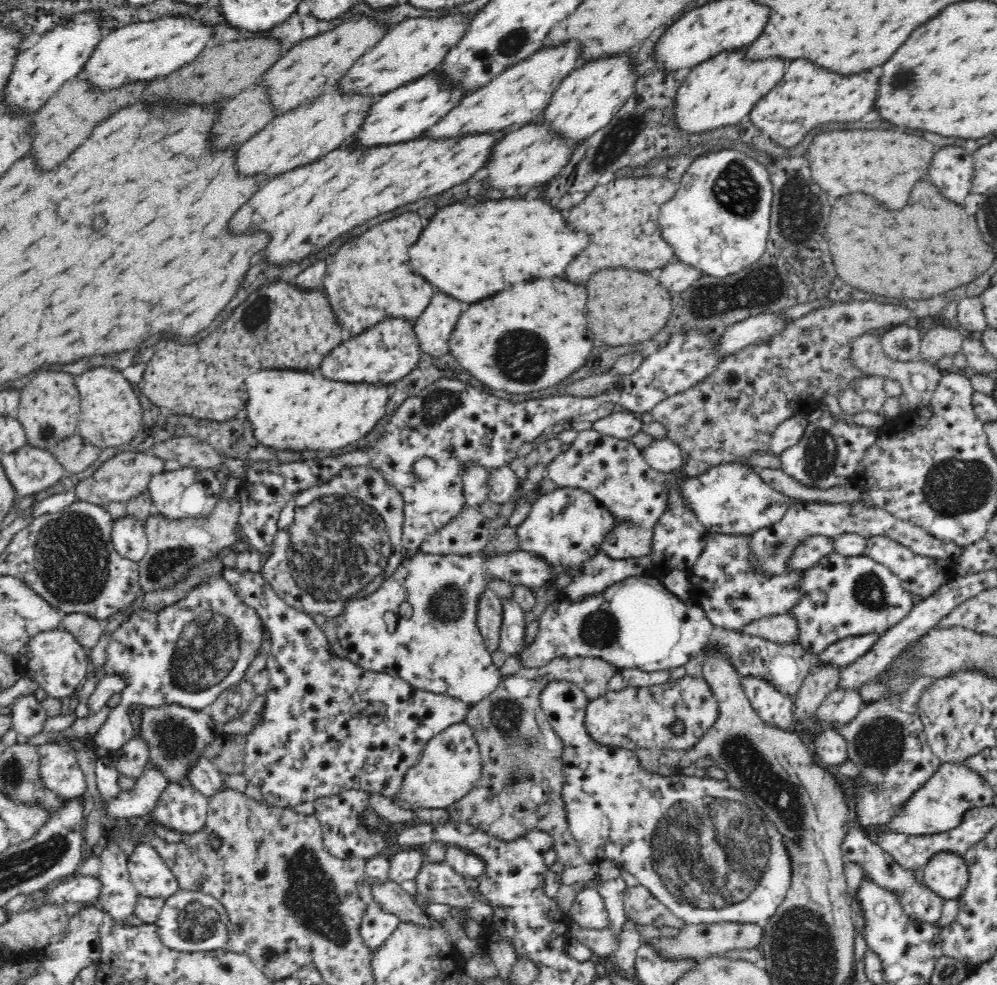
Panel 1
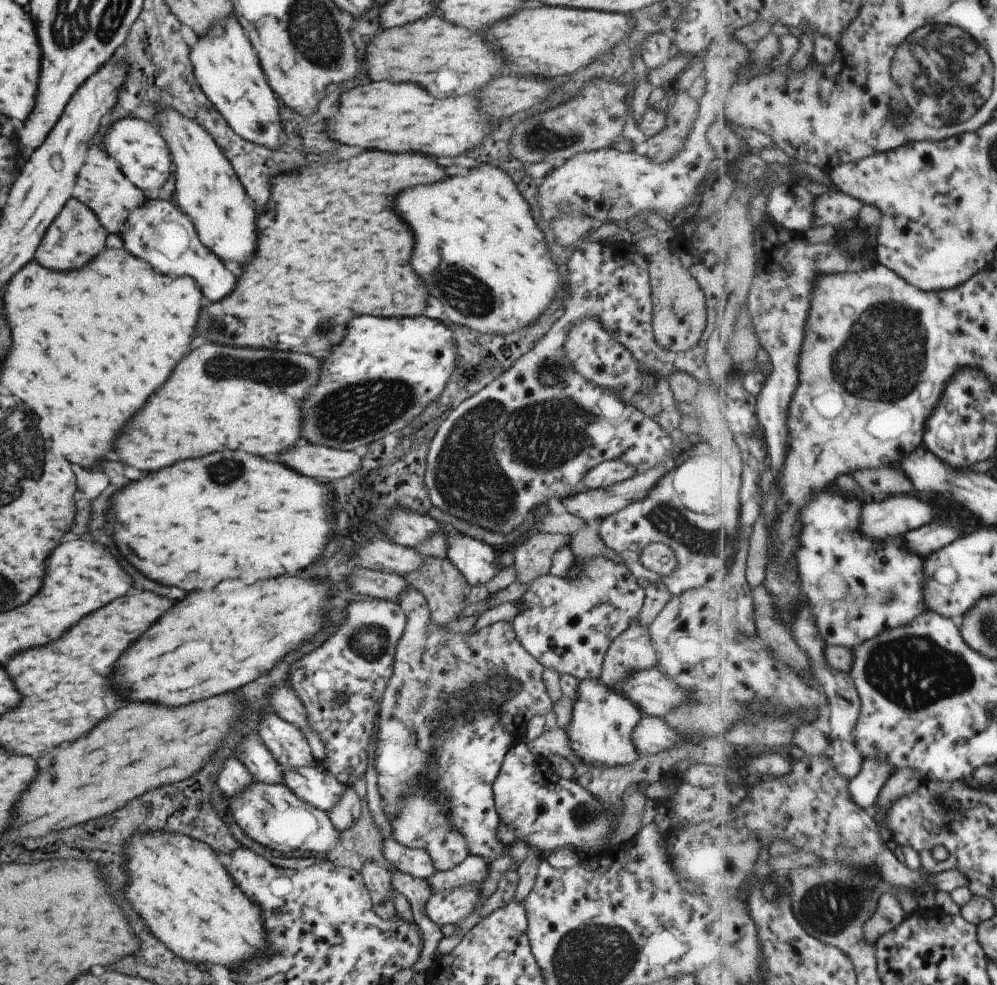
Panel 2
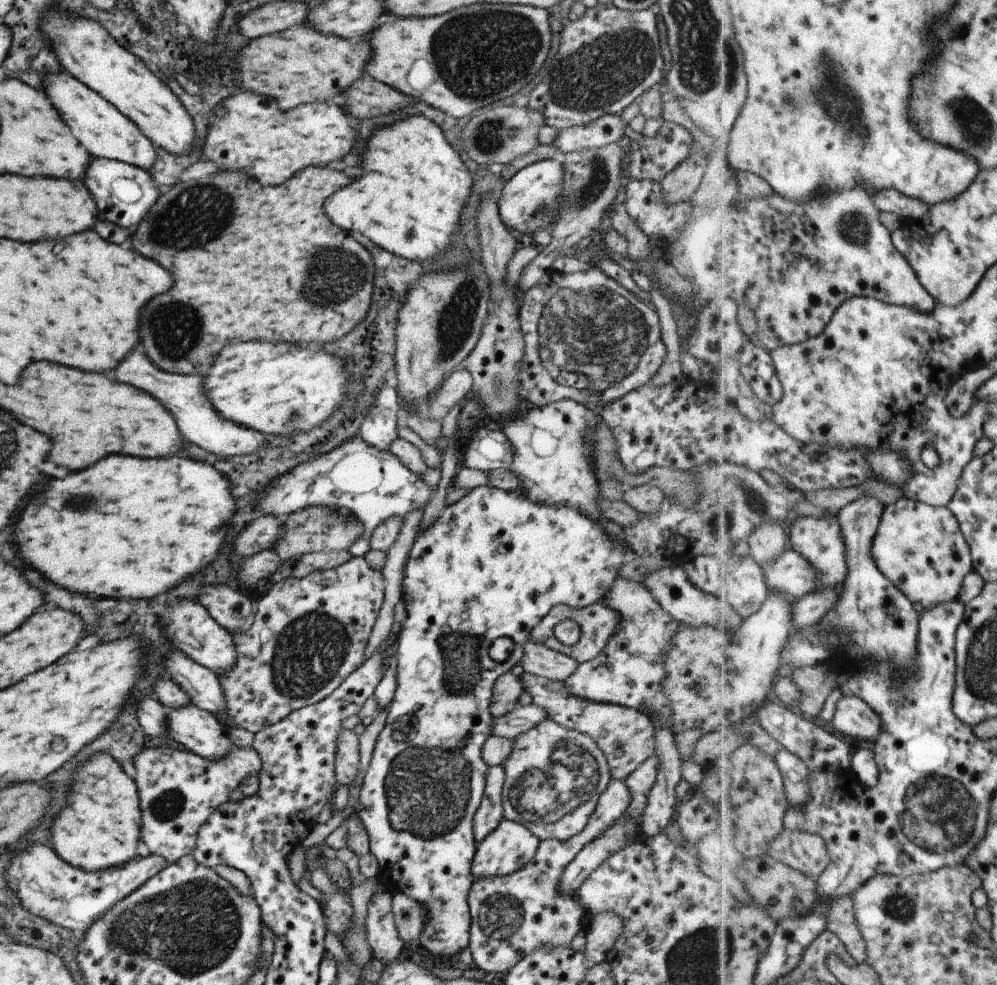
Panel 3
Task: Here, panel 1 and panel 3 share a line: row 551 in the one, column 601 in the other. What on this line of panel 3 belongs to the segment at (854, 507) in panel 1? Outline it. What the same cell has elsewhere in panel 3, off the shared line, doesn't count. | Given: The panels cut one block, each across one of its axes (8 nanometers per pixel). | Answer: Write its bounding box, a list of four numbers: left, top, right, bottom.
[501,718,624,967]

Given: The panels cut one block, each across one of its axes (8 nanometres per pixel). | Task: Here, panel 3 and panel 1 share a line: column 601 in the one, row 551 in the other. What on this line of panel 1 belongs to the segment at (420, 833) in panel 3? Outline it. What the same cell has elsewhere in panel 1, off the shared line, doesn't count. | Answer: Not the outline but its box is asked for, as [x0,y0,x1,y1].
[515,487,613,581]

